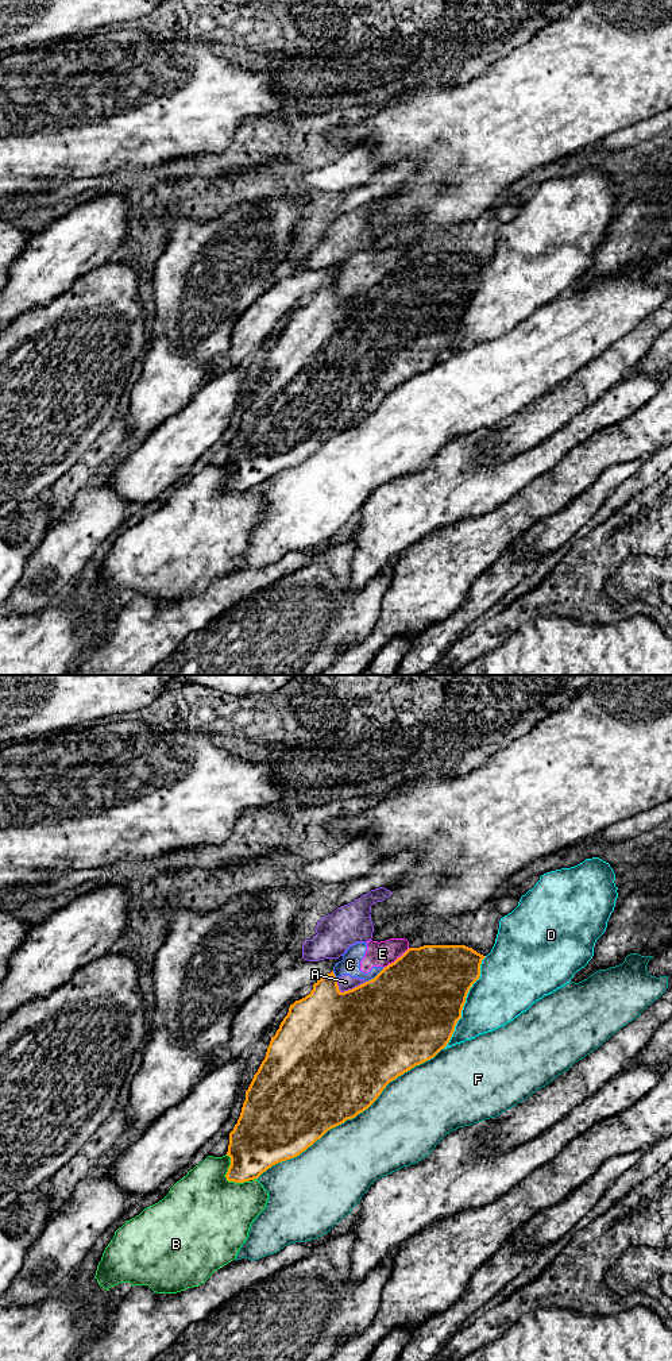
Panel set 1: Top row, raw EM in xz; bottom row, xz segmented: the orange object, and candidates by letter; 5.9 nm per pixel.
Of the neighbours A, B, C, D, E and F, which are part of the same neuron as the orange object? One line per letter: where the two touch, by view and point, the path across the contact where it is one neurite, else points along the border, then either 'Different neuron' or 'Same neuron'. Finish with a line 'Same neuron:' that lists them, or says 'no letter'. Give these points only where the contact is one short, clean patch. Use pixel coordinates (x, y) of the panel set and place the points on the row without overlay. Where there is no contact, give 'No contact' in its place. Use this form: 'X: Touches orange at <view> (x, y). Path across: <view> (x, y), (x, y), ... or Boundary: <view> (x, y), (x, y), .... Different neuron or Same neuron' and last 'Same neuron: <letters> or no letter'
A: Touches orange at xz (347, 300). Different neuron
B: Touches orange at xz (226, 485). Different neuron
C: Touches orange at xz (375, 285). Boundary: xz (383, 277), (366, 290). Different neuron
D: Touches orange at xz (464, 311). Different neuron
E: Touches orange at xz (397, 268). Different neuron
F: Touches orange at xz (351, 427). Different neuron
Same neuron: no letter

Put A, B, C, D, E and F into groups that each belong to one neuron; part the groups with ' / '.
A C E / B / D / F

